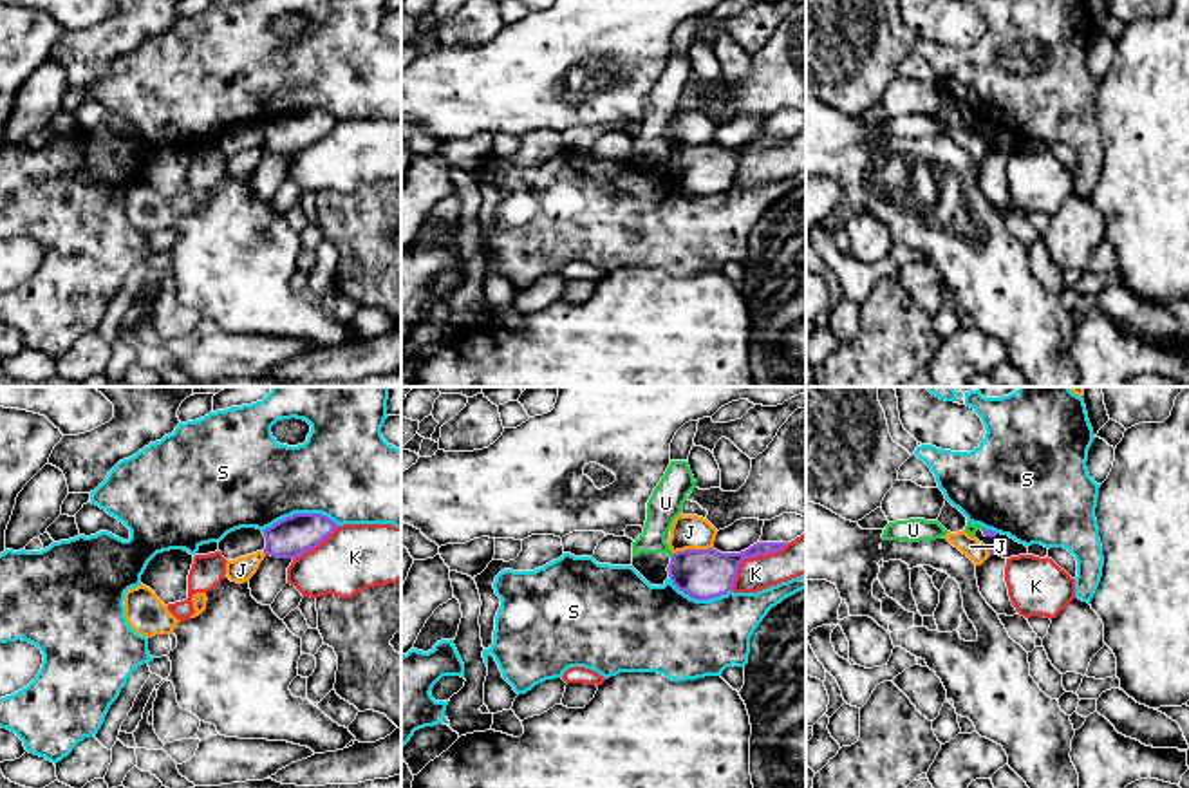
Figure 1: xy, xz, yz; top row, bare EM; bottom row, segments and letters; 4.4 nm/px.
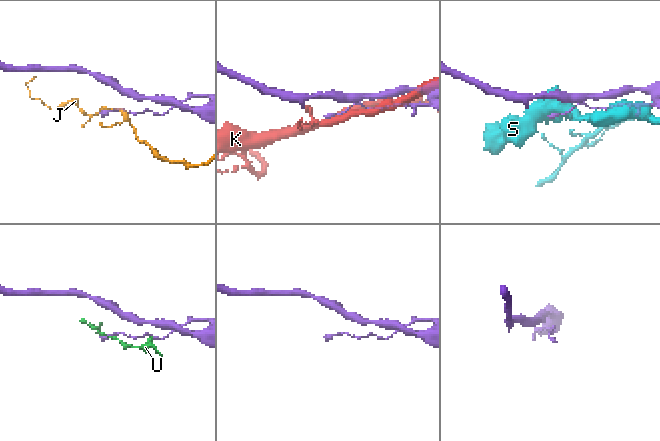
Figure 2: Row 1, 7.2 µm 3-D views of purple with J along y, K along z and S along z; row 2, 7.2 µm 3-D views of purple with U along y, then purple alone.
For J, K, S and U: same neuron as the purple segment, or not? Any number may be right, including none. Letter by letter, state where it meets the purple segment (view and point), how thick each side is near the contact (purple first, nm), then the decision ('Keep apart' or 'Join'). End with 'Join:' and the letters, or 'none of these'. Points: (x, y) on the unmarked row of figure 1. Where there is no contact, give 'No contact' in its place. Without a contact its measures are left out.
J: Touches purple at xz (692, 145). Thickness 220 nm (purple) against 160 nm. Keep apart
K: Touches purple at xz (750, 152). Thickness 220 nm (purple) against 160 nm. Keep apart
S: Touches purple at xy (300, 109). Thickness 180 nm (purple) against 400 nm. Keep apart
U: Touches purple at xz (673, 152). Thickness 220 nm (purple) against 150 nm. Keep apart
Join: none of these

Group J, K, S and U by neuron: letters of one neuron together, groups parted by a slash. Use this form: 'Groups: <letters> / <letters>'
Groups: J / K / S / U

